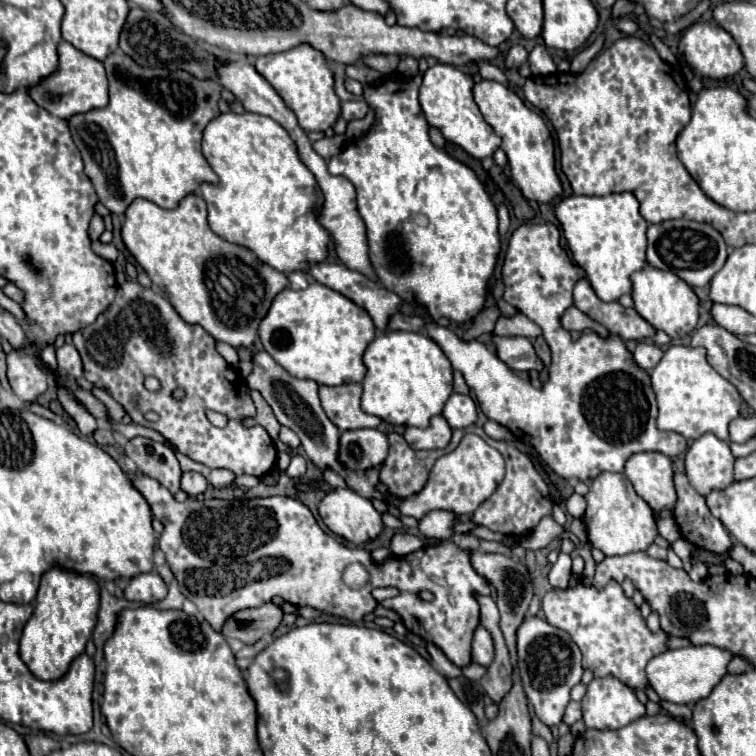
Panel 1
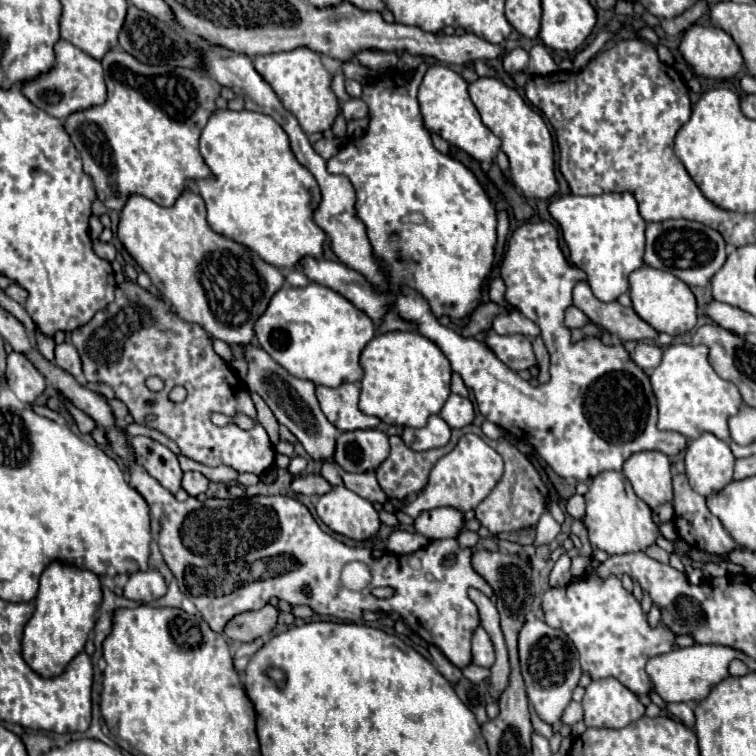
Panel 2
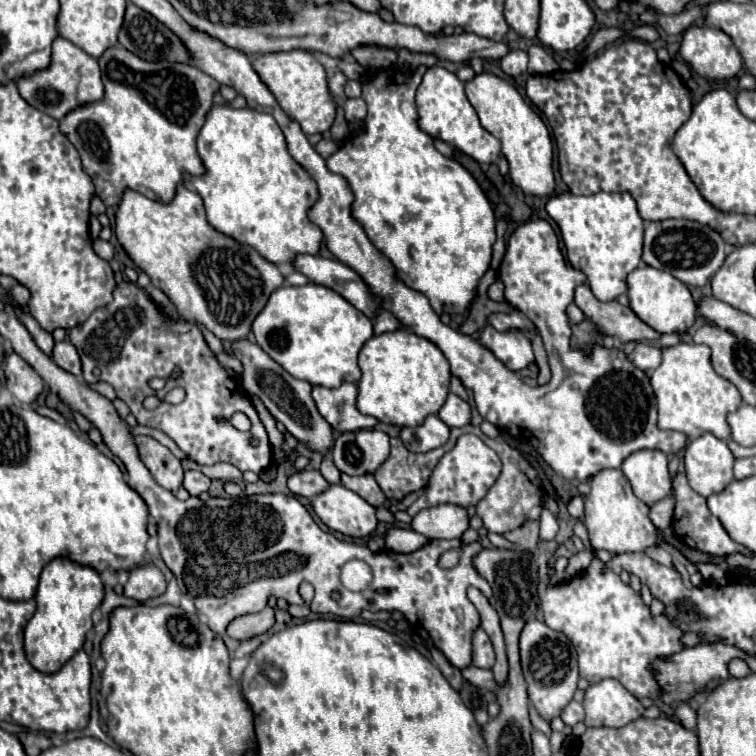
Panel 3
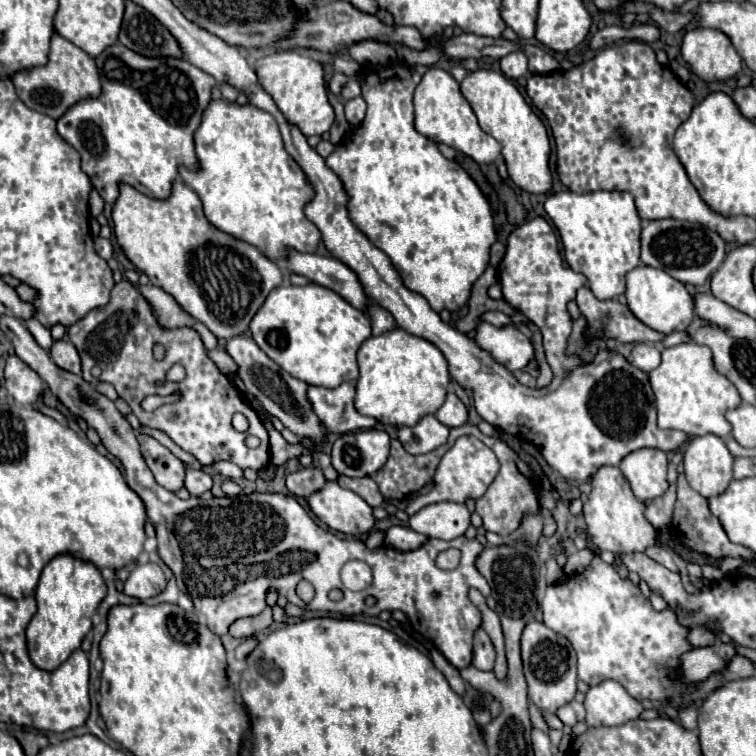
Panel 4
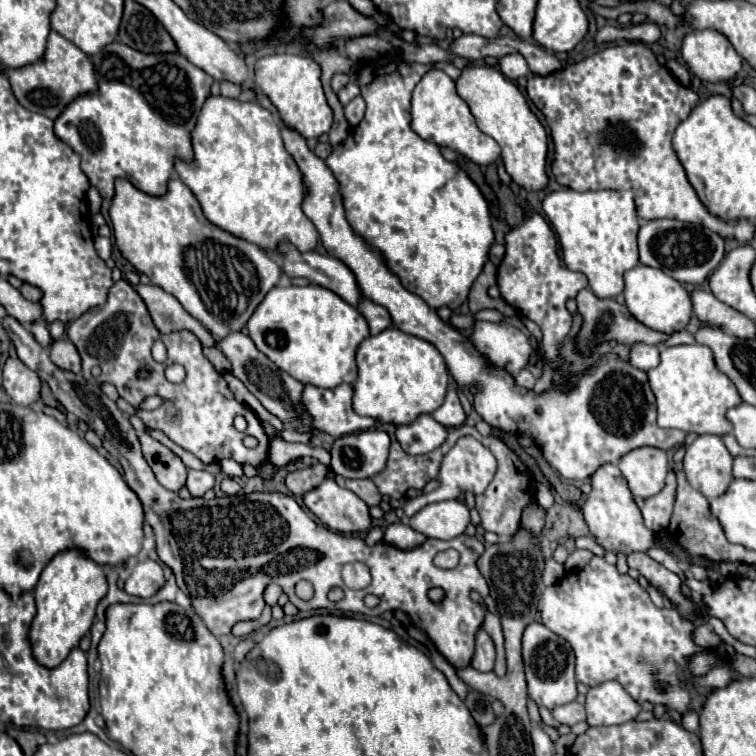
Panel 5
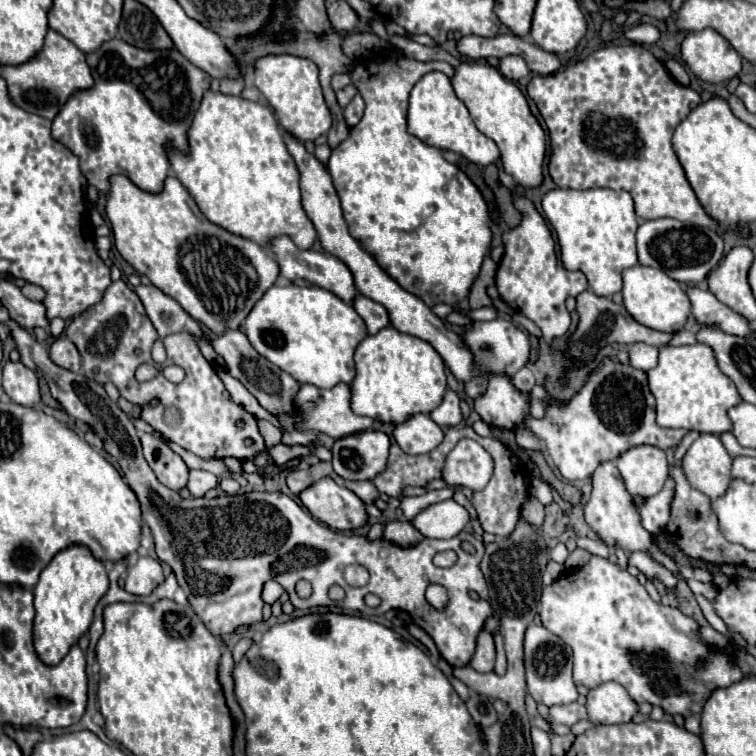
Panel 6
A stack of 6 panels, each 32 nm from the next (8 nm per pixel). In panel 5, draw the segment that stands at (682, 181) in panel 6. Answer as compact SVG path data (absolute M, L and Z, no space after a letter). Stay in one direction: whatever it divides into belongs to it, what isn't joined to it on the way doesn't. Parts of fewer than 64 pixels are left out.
M646 44L608 46L554 74L534 74L528 78L526 92L550 126L556 148L552 172L558 184L576 192L630 190L642 220L676 218L704 224L722 238L734 238L740 244L754 238L754 222L740 218L730 224L710 214L688 182L686 170L672 150L672 136L696 106L698 96L658 64Z

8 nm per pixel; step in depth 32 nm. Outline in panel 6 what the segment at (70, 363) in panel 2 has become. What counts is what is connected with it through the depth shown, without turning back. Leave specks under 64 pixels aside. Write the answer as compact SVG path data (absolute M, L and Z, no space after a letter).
M60 336L58 340L54 340L54 344L50 346L50 358L60 368L66 368L70 372L80 372L80 364L82 364L80 354L66 336Z

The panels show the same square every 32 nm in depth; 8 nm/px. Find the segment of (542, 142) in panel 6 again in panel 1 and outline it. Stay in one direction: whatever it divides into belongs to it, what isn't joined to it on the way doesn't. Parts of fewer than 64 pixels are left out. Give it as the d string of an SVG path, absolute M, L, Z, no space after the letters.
M492 80L478 82L474 86L474 100L480 112L484 114L486 122L502 138L502 150L508 156L512 182L522 190L522 194L528 200L536 200L536 202L554 202L558 196L562 196L564 188L556 174L554 140L544 120L528 106L524 106L524 102L500 82L492 82Z

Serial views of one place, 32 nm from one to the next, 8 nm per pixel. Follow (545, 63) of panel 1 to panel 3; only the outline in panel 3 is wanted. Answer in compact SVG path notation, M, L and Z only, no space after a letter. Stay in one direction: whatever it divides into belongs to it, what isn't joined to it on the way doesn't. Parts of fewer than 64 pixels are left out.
M540 44L530 46L528 50L530 62L528 62L528 74L550 74L554 70L558 70L558 64L554 62L554 58L548 54L548 50Z

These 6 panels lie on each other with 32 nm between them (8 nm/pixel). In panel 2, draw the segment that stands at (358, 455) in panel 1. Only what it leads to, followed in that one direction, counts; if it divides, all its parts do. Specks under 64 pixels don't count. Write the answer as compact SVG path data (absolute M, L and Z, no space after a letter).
M380 430L340 432L334 462L346 472L376 470L388 456L388 436Z

